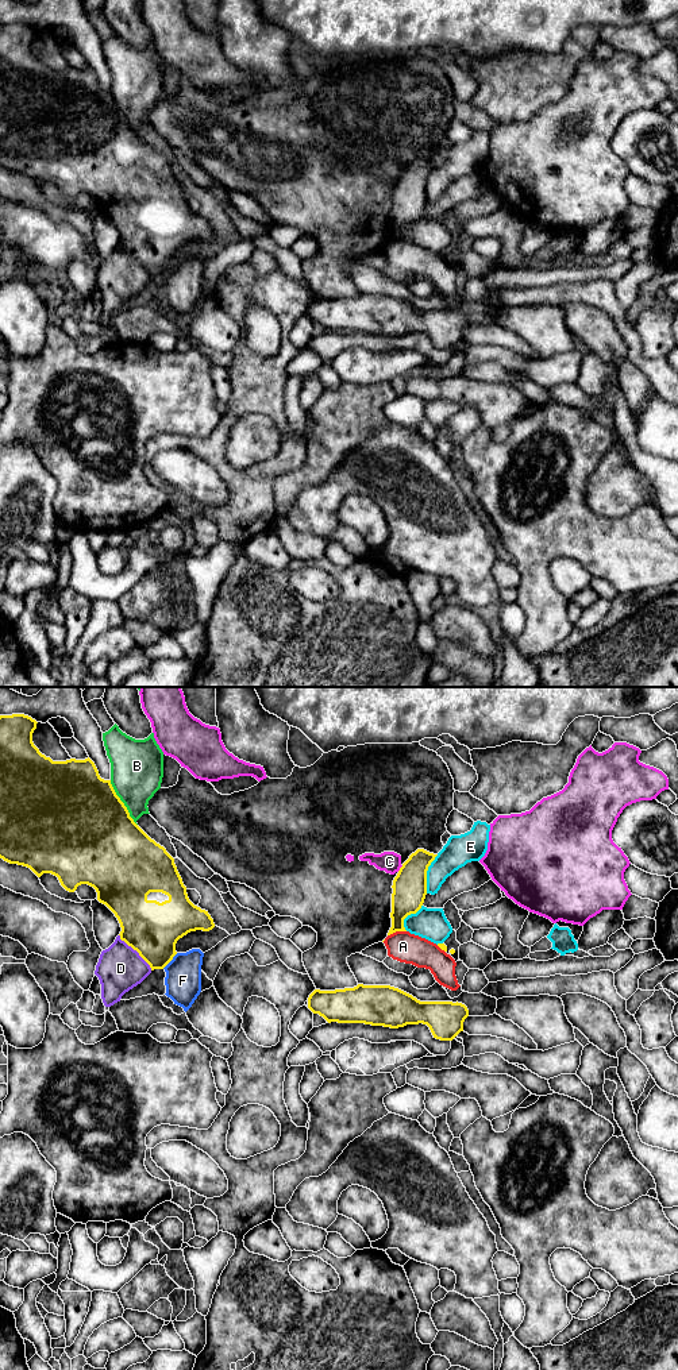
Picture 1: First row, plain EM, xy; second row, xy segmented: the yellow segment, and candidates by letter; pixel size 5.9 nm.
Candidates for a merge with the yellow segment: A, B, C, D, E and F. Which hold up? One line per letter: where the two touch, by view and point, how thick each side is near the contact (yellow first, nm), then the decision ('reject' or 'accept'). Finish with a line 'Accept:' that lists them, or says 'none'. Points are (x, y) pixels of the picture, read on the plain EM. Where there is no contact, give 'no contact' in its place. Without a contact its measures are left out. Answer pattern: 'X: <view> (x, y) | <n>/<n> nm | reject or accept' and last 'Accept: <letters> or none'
A: xy (396, 239) | 200/180 nm | reject
B: xy (123, 112) | 500/320 nm | reject
C: xy (400, 177) | 200/130 nm | reject
D: xy (135, 258) | 320/280 nm | reject
E: xy (426, 182) | 200/180 nm | reject
F: xy (169, 270) | 320/220 nm | reject
Accept: none

